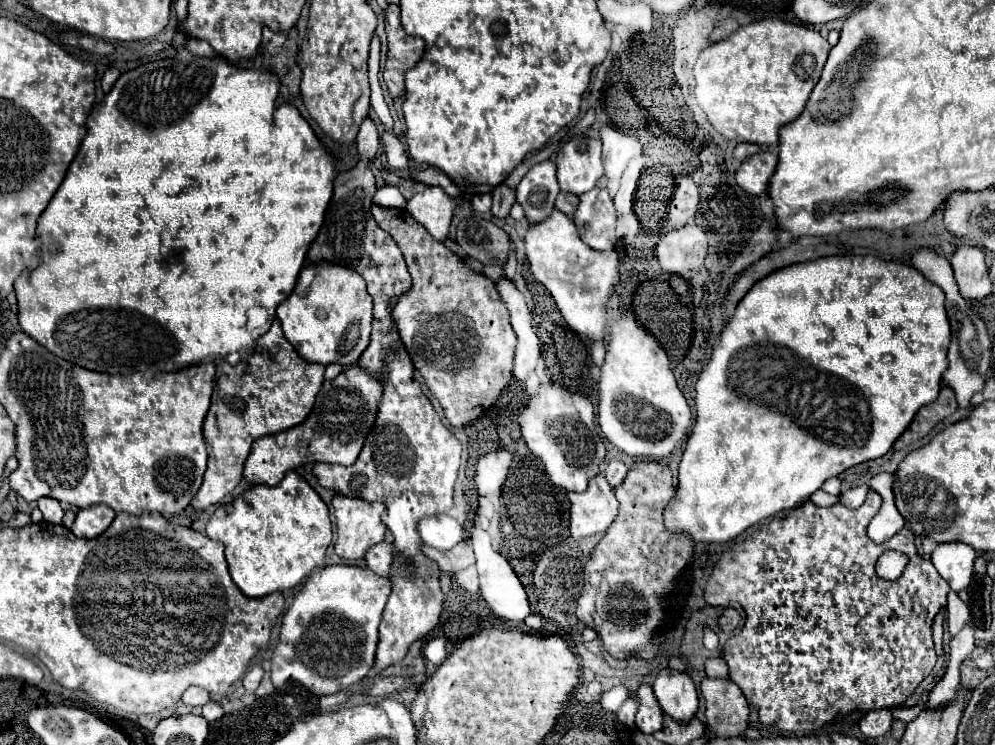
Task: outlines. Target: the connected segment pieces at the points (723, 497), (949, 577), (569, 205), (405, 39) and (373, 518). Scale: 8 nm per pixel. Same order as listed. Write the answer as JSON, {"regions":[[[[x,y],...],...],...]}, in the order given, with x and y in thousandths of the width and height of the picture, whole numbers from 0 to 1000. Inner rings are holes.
{"regions":[[[[857,342],[857,345],[827,345],[827,348],[820,348],[803,356],[793,356],[789,361],[783,361],[775,369],[771,369],[769,374],[761,377],[755,391],[751,393],[751,399],[747,399],[739,415],[739,420],[733,426],[733,431],[729,434],[727,439],[727,447],[725,447],[725,458],[723,463],[717,468],[717,479],[713,485],[713,490],[705,498],[701,514],[698,514],[698,568],[696,568],[696,579],[690,589],[690,600],[688,600],[688,608],[686,608],[686,616],[684,616],[684,624],[682,624],[682,651],[680,651],[680,664],[678,670],[674,672],[674,678],[670,681],[668,686],[668,705],[672,713],[676,715],[692,715],[701,729],[729,729],[729,726],[735,726],[737,721],[741,721],[743,715],[747,715],[751,707],[759,705],[761,699],[769,697],[769,694],[775,694],[787,683],[797,683],[799,678],[803,678],[805,672],[809,672],[815,662],[819,662],[821,656],[825,656],[825,651],[851,632],[853,627],[861,624],[861,621],[869,621],[869,619],[875,619],[875,616],[881,616],[881,613],[887,613],[895,597],[899,595],[899,589],[914,573],[914,568],[918,565],[918,557],[924,552],[924,546],[936,541],[942,536],[944,525],[946,525],[946,503],[948,498],[954,493],[952,490],[952,468],[954,468],[954,460],[956,460],[956,436],[954,436],[954,428],[952,428],[952,417],[950,417],[950,393],[936,377],[930,374],[930,369],[926,364],[922,364],[920,358],[912,356],[912,353],[899,353],[899,350],[887,350],[887,348],[881,348],[881,345],[865,345],[865,342]]],[[[946,729],[942,732],[936,753],[946,769],[946,774],[954,783],[958,793],[966,793],[974,788],[978,774],[978,753],[982,742],[974,732],[968,729]]],[[[564,256],[564,259],[562,259],[562,264],[560,264],[560,272],[558,272],[558,278],[560,278],[564,286],[576,289],[576,286],[578,286],[578,281],[580,281],[580,272],[582,272],[582,264],[580,264],[580,262]]],[[[393,7],[387,17],[387,42],[391,52],[391,74],[387,82],[387,111],[395,130],[407,125],[407,95],[413,93],[425,74],[427,55],[423,50],[413,50],[405,42],[401,26],[401,9]]],[[[337,664],[335,681],[337,681],[337,705],[339,705],[337,742],[351,753],[367,750],[369,737],[383,729],[389,715],[389,705],[385,705],[385,699],[383,699],[383,689],[387,686],[387,678],[385,675],[369,675],[365,670],[347,667],[347,664]]]]}

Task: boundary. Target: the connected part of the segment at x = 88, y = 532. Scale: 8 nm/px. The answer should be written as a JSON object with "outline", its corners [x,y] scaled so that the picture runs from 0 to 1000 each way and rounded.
{"outline":[[[104,675],[89,678],[89,681],[77,686],[71,713],[77,721],[93,723],[93,721],[99,721],[112,705],[114,697],[116,697],[116,686],[112,681],[108,681]]]}

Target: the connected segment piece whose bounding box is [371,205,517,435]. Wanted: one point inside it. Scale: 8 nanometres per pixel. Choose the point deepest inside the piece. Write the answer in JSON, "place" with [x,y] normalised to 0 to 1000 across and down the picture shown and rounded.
{"place":[443,431]}

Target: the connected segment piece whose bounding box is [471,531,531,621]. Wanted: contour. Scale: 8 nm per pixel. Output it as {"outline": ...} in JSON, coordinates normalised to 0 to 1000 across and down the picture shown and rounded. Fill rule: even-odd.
{"outline":[[[481,713],[475,718],[475,737],[477,737],[477,748],[479,748],[479,766],[481,766],[481,780],[483,780],[483,799],[489,807],[489,812],[495,817],[497,826],[502,826],[504,831],[512,831],[512,834],[526,834],[532,823],[532,804],[530,796],[522,780],[522,774],[518,772],[518,766],[514,764],[512,753],[508,748],[504,748],[495,734],[493,734],[493,723],[489,721],[489,713]]]}

